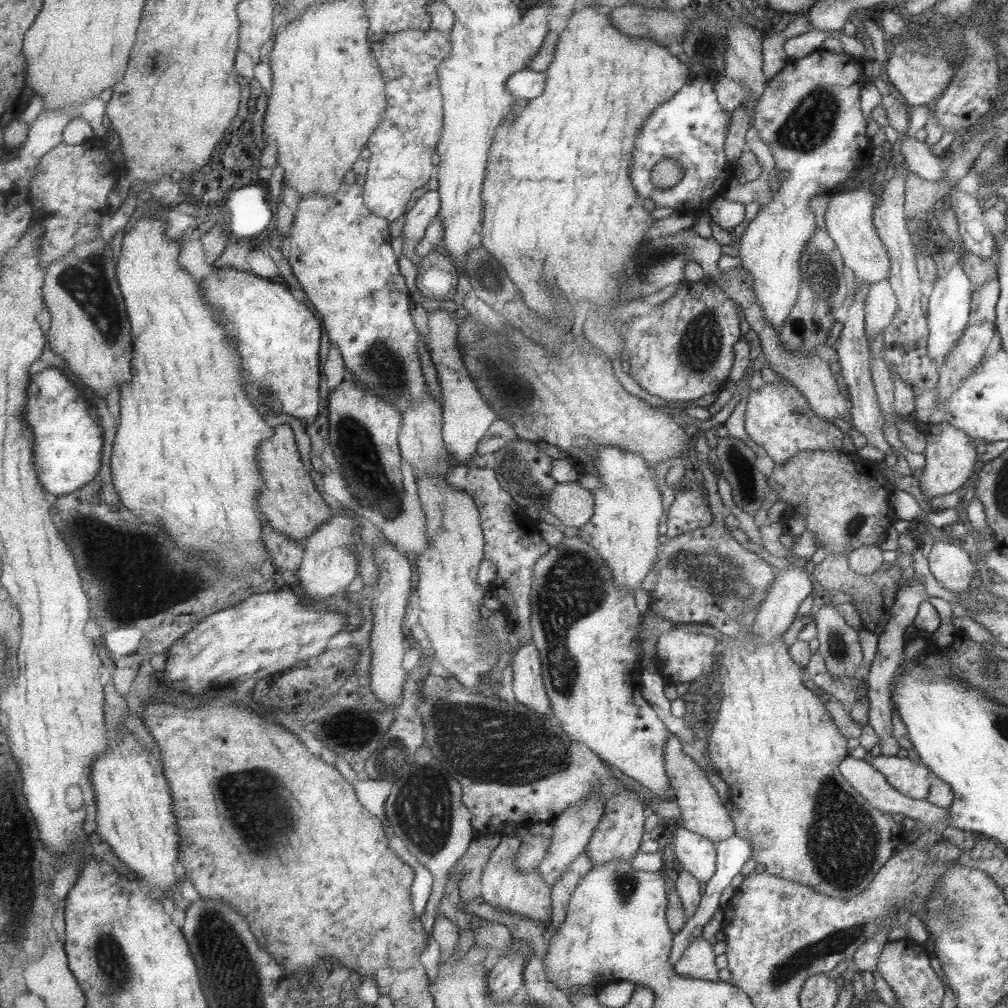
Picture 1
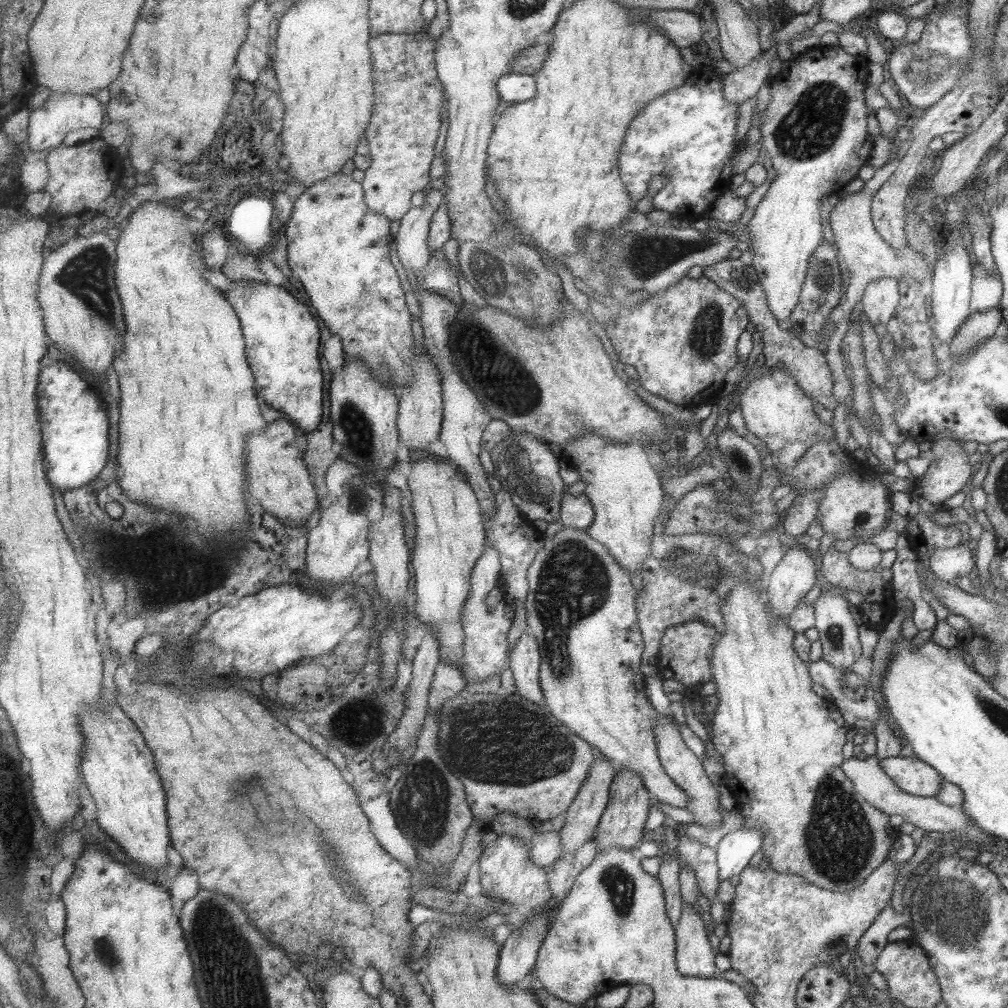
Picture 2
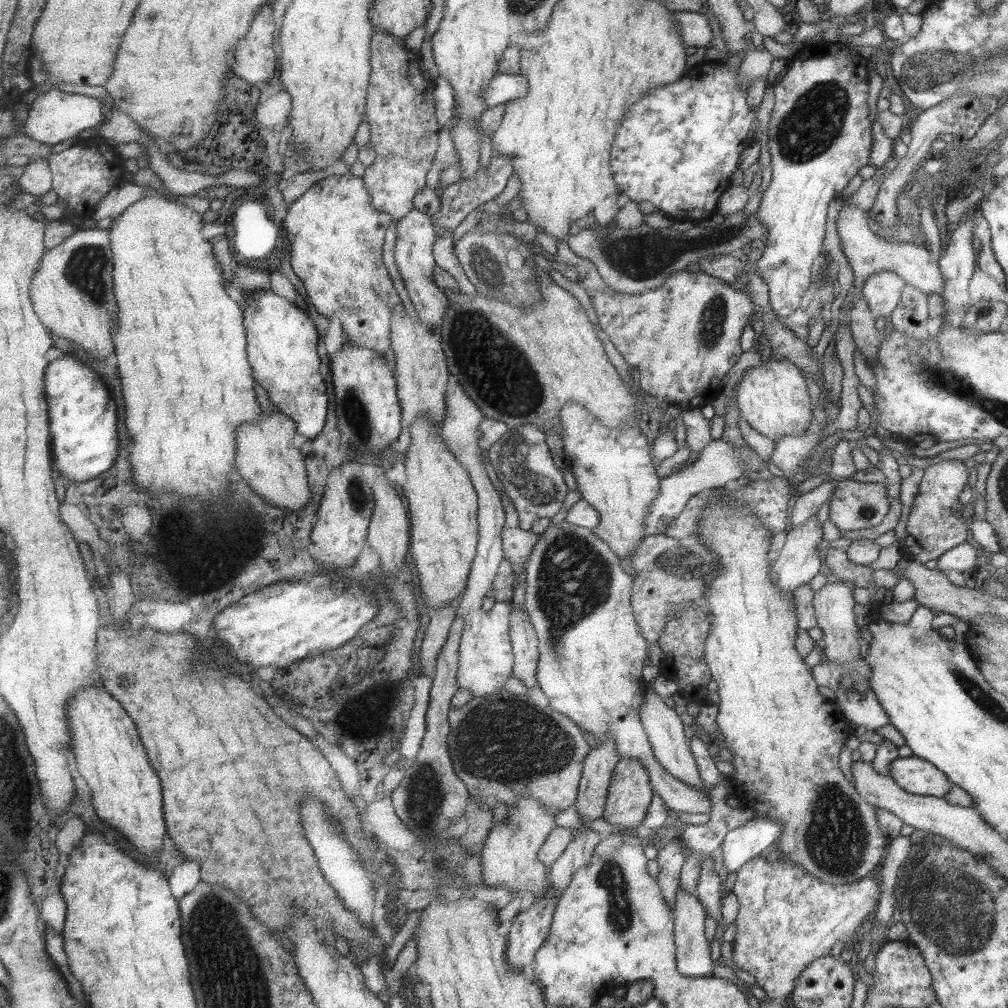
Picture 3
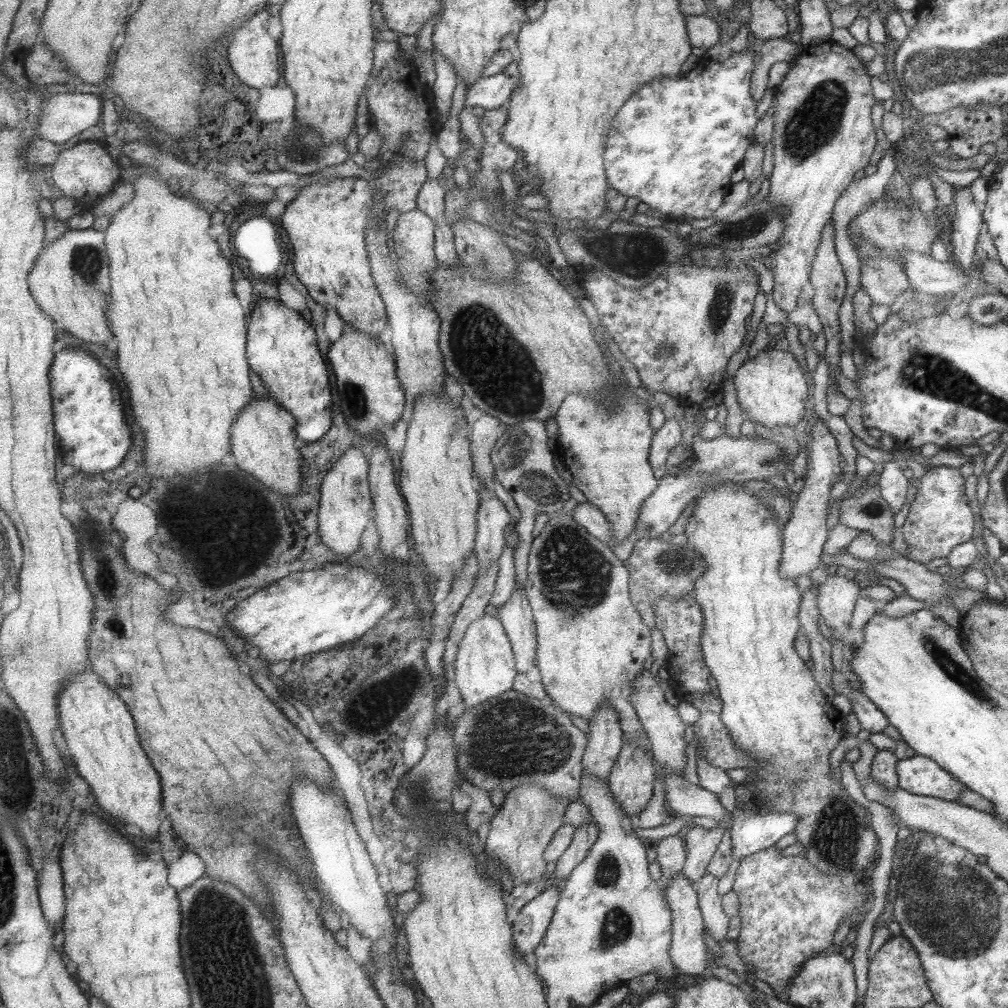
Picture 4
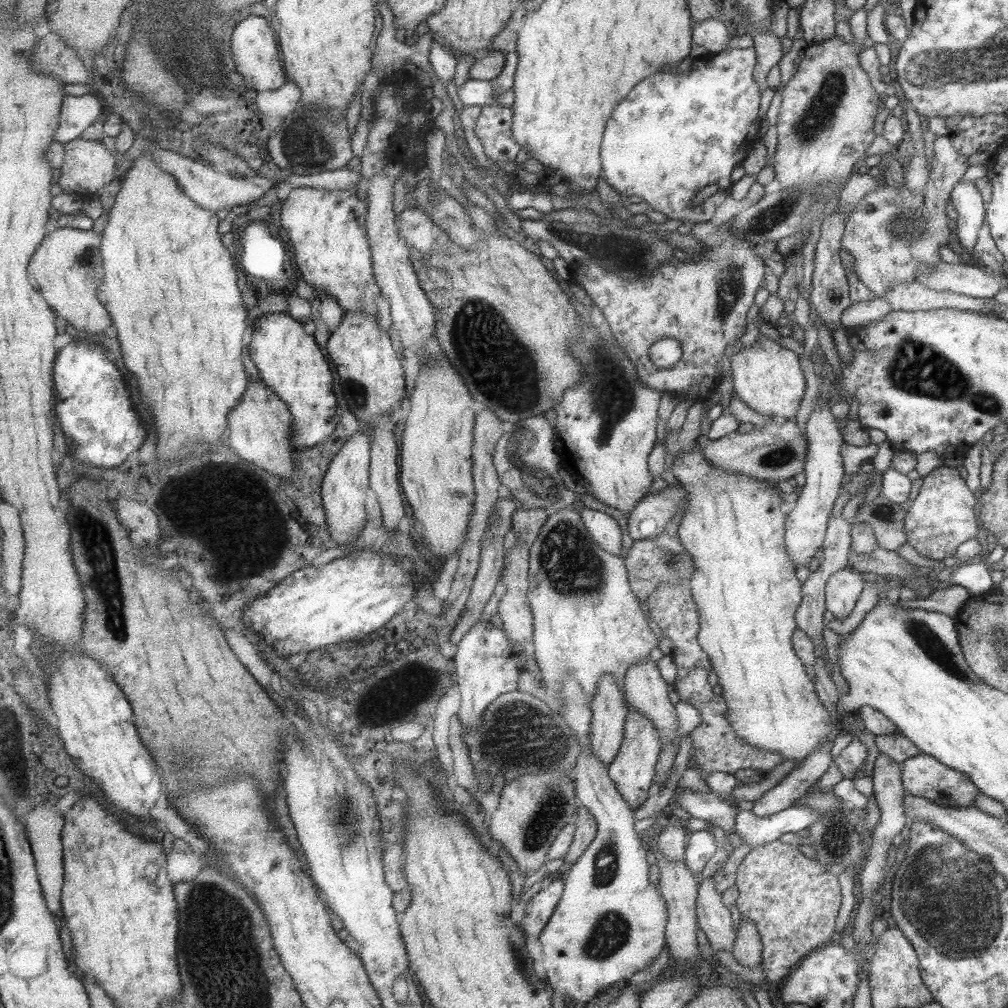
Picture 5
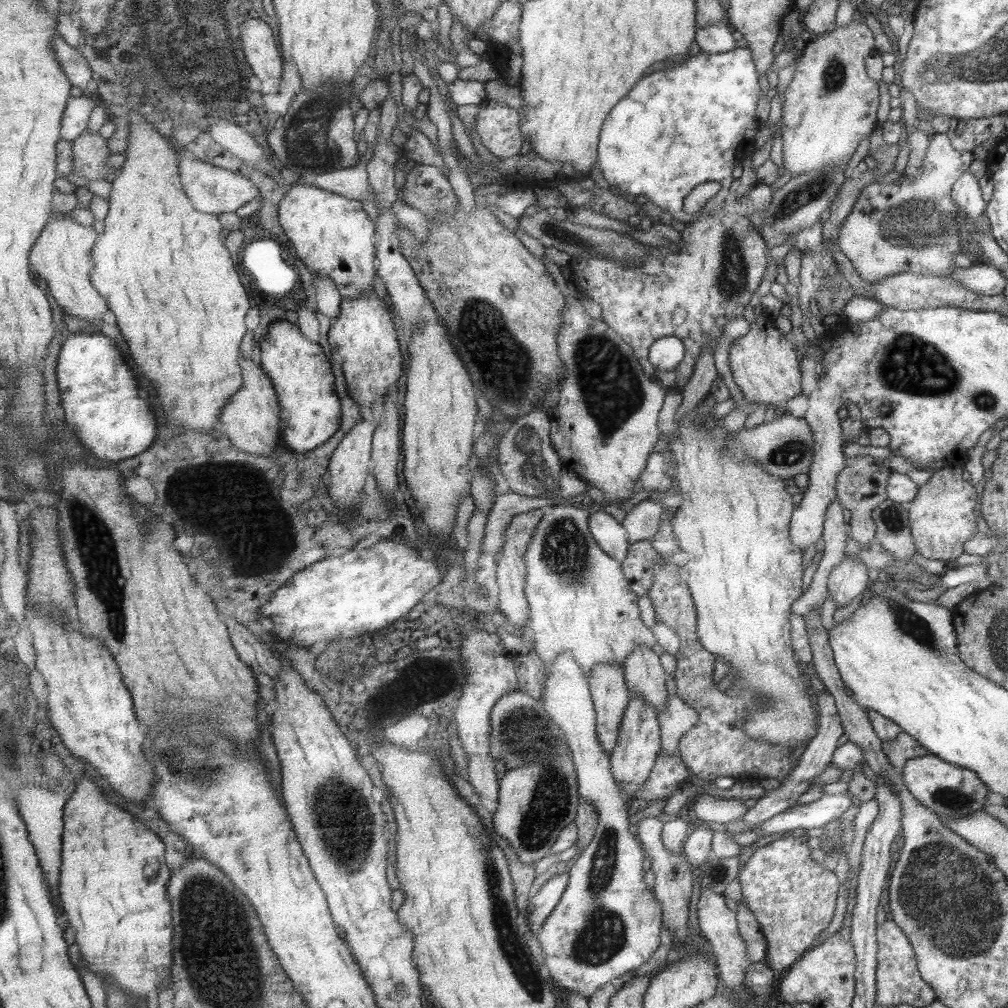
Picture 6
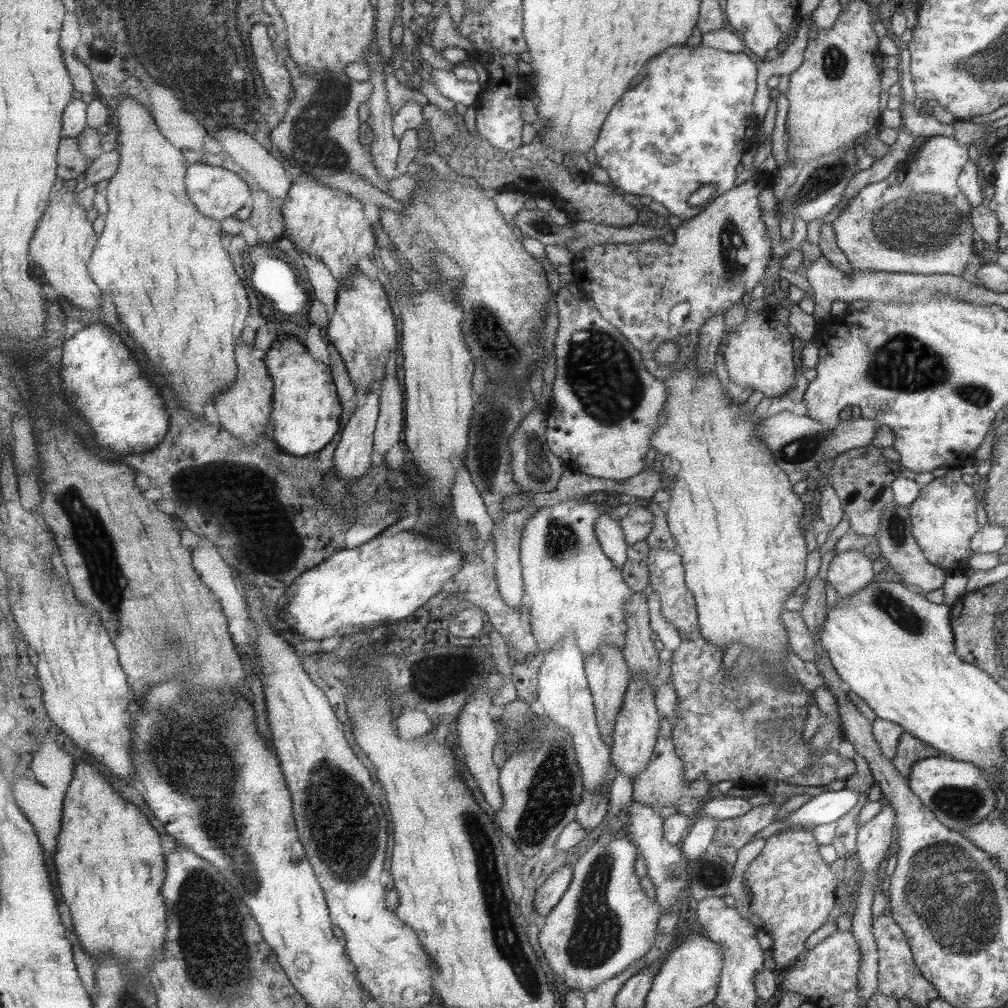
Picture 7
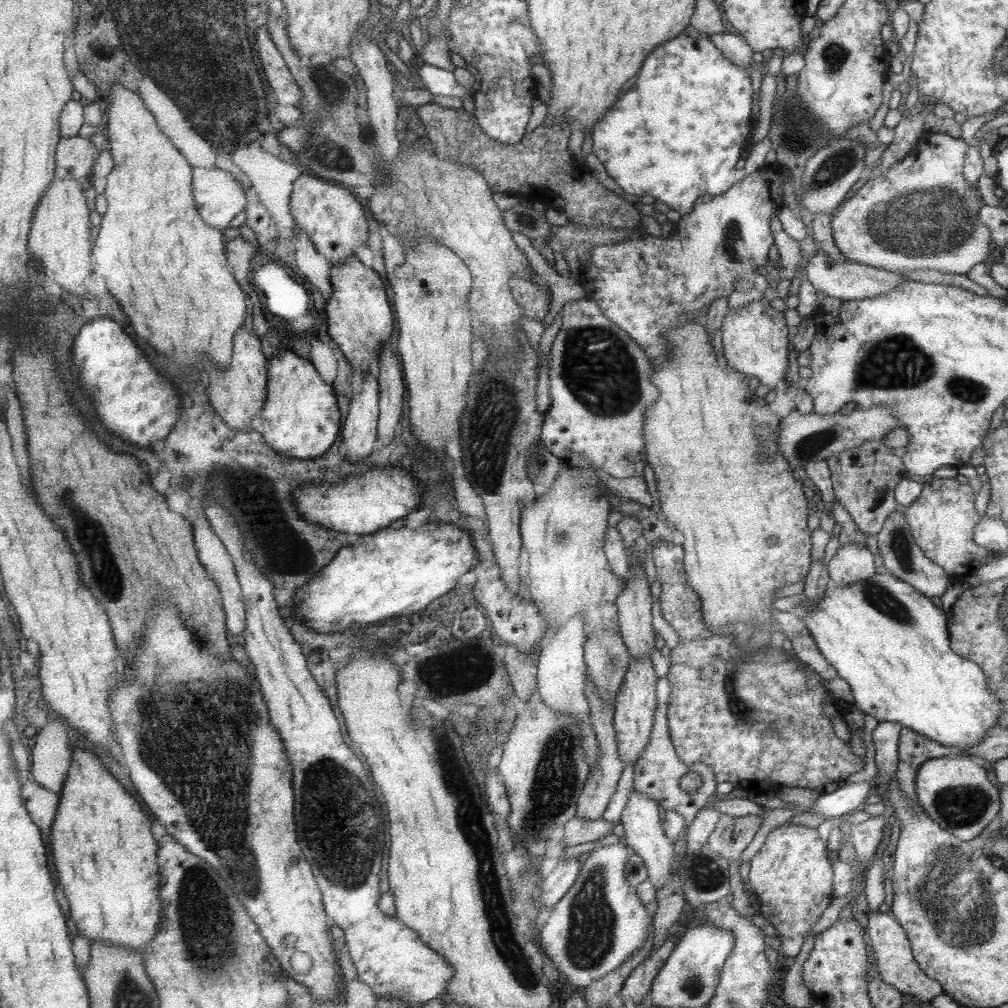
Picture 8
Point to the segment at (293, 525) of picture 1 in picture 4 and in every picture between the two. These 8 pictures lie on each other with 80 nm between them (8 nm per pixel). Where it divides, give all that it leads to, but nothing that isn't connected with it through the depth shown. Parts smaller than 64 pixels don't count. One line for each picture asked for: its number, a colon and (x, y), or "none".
2: (279, 479)
3: (267, 460)
4: (263, 437)

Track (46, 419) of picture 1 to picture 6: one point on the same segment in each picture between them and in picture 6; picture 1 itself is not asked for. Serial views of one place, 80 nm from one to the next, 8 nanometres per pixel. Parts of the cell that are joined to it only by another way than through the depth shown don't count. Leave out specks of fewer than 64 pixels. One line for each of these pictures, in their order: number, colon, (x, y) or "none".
2: (75, 422)
3: (83, 417)
4: (91, 425)
5: (92, 404)
6: (99, 393)

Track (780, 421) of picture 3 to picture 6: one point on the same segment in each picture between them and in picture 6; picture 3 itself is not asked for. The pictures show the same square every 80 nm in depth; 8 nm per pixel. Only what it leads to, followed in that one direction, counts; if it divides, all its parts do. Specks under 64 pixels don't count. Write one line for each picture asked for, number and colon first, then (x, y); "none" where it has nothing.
4: (770, 389)
5: (766, 377)
6: (763, 367)

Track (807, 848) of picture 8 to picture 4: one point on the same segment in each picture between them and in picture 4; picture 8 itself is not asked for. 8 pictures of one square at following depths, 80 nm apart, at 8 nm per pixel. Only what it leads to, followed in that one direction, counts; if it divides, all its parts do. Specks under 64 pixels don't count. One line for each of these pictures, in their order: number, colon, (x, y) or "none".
4: (789, 911)
5: (791, 900)
6: (792, 899)
7: (790, 889)

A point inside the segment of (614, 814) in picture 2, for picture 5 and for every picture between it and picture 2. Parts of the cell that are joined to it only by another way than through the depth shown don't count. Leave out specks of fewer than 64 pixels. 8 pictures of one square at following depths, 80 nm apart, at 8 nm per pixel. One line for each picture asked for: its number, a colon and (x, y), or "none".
3: (630, 791)
4: (630, 781)
5: (631, 772)

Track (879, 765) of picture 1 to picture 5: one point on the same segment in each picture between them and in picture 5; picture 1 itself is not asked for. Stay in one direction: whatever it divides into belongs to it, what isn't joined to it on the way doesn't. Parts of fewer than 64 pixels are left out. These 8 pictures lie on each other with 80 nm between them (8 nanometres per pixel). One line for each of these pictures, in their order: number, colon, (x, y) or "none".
2: (911, 775)
3: (917, 777)
4: (919, 775)
5: (922, 776)

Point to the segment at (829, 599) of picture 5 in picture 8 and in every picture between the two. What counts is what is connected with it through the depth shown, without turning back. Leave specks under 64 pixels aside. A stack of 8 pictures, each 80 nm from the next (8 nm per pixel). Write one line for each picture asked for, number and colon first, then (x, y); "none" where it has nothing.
6: (848, 579)
7: (849, 571)
8: (851, 562)

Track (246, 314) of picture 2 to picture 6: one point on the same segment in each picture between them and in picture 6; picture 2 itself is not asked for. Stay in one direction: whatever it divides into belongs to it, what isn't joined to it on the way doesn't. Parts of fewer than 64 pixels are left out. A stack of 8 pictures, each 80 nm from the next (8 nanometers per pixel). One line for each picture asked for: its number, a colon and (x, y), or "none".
3: (282, 338)
4: (282, 345)
5: (290, 362)
6: (311, 412)

